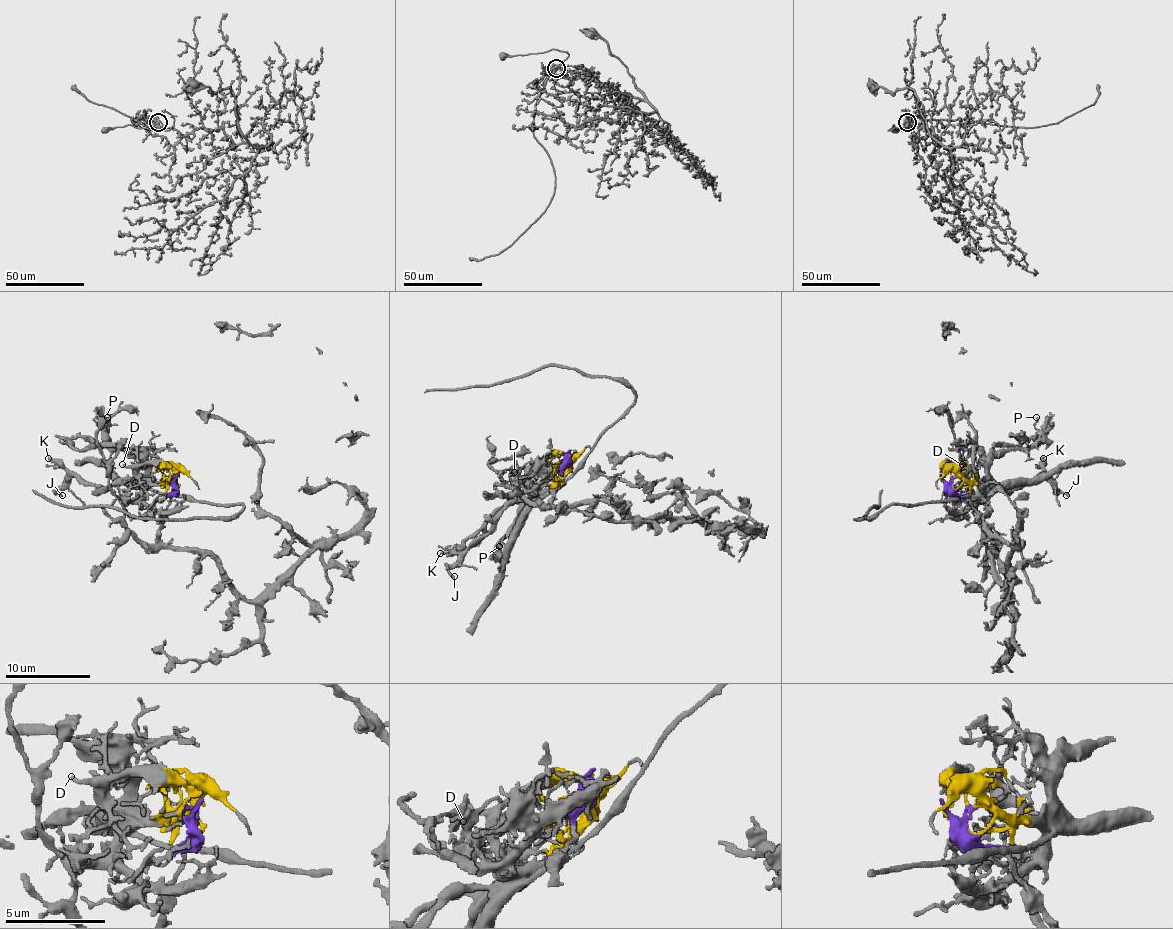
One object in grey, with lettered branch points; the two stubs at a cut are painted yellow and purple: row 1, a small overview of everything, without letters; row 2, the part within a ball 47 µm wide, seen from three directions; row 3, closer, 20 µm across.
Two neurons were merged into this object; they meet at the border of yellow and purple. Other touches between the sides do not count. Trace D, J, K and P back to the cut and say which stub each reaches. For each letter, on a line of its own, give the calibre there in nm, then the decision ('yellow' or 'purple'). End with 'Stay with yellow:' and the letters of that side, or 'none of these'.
D: 180 nm thick; yellow
J: 170 nm thick; yellow
K: 260 nm thick; yellow
P: 150 nm thick; yellow
Stay with yellow: D, J, K, P

